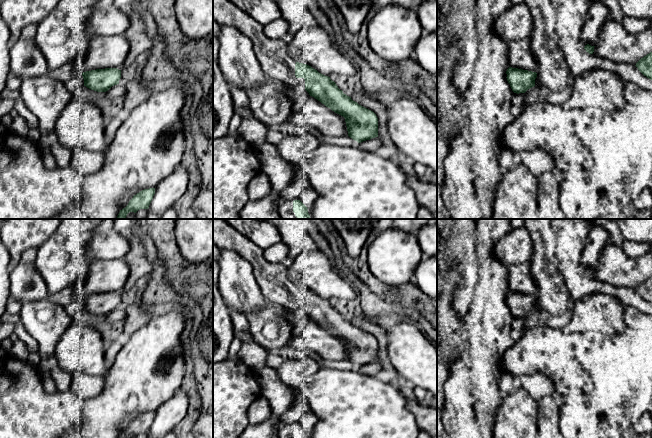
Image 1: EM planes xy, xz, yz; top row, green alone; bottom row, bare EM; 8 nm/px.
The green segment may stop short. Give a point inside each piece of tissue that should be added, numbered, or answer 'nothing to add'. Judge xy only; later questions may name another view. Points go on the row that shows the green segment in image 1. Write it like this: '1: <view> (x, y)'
nothing to add

